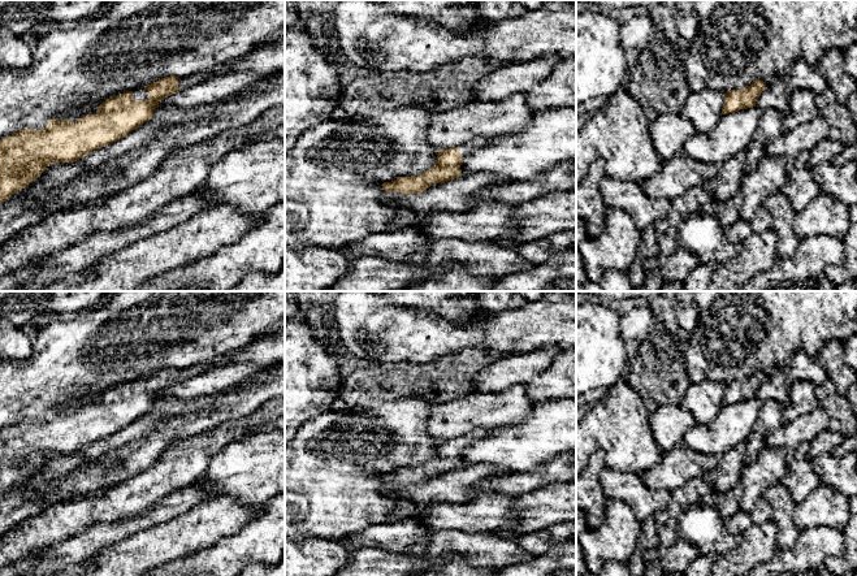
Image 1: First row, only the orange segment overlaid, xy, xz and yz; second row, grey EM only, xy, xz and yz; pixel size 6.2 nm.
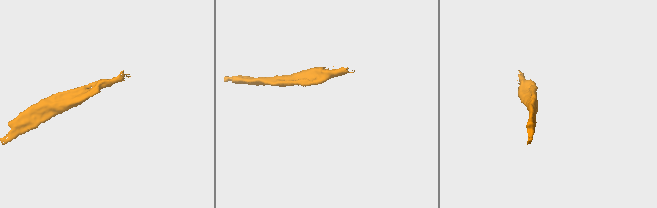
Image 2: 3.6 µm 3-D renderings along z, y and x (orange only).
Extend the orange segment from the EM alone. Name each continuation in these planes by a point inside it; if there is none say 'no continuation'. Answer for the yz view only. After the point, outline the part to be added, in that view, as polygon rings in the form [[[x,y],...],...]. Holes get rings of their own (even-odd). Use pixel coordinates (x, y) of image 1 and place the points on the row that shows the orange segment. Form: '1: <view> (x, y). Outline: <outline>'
no continuation

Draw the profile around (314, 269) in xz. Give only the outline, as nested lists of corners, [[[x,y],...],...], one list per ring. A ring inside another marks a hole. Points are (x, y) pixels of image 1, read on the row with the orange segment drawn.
[[[285,247],[285,291],[325,291],[346,276],[350,260],[341,251]]]

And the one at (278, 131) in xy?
[[[285,124],[277,127],[270,127],[267,131],[263,131],[261,134],[250,138],[248,143],[259,139],[274,139],[274,138],[285,140]]]

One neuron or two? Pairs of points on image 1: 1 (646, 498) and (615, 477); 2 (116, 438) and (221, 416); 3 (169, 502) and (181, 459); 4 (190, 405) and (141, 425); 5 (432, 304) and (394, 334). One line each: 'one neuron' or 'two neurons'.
1: one neuron
2: two neurons
3: two neurons
4: one neuron
5: two neurons

